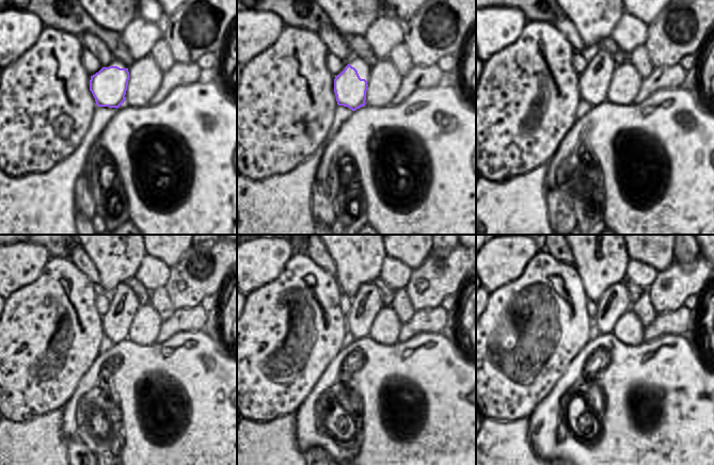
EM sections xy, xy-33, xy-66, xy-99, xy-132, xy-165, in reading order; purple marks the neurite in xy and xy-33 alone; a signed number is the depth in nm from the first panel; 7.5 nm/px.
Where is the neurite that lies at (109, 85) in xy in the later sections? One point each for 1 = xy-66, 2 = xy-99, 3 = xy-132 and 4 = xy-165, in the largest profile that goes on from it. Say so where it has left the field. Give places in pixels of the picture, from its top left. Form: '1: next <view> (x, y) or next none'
1: next xy-66 (593, 90)
2: next xy-99 (116, 326)
3: next xy-132 (360, 329)
4: next xy-165 (608, 323)

